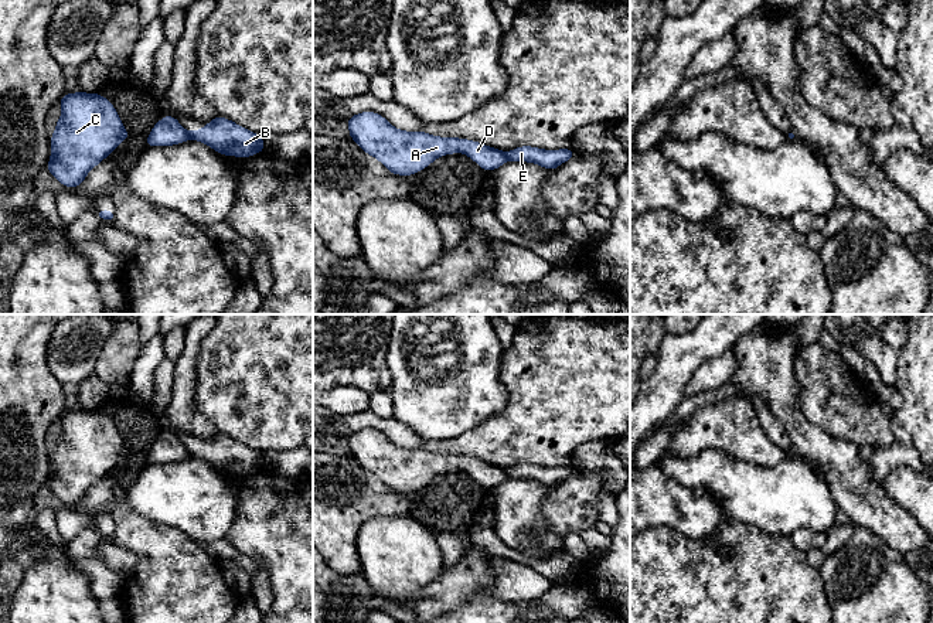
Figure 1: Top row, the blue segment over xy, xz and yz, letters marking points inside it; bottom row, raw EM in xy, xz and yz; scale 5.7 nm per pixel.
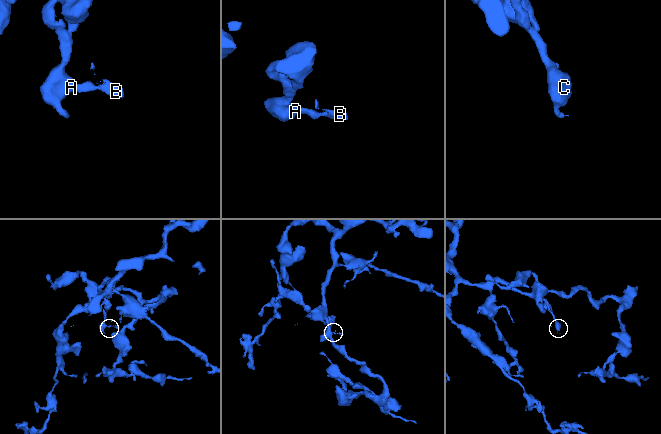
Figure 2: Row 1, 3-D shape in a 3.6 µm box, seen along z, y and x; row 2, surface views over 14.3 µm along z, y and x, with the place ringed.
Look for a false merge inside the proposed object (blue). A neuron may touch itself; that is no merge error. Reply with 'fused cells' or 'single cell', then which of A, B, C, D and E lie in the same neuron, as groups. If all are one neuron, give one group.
fused cells; A C D / B E

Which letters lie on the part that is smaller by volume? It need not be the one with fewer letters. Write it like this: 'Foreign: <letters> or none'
Foreign: B, E

